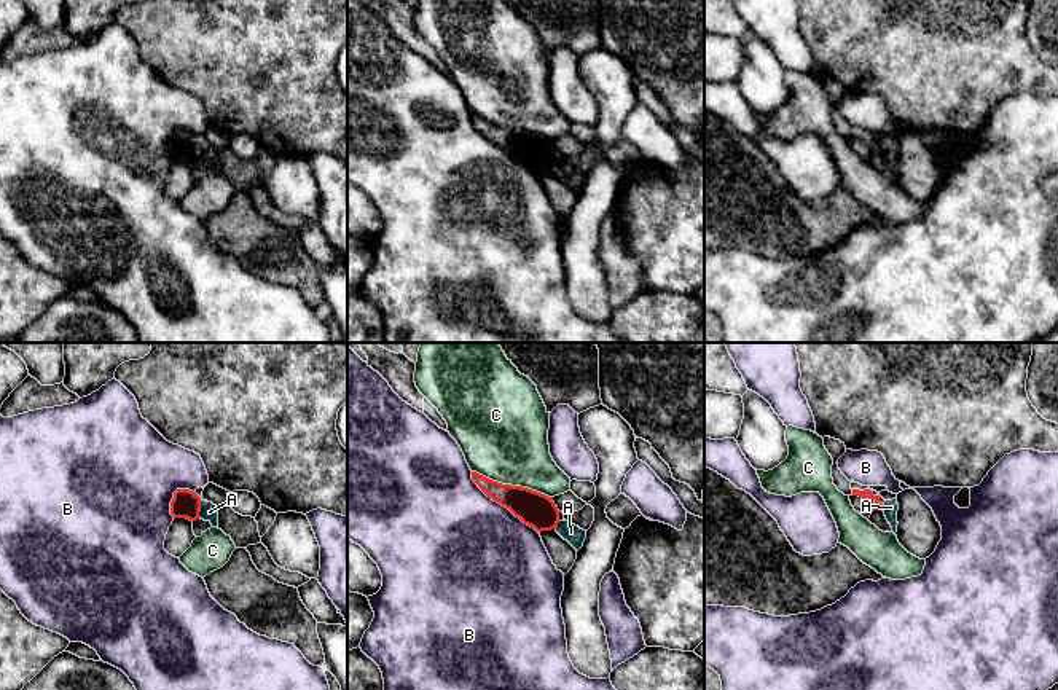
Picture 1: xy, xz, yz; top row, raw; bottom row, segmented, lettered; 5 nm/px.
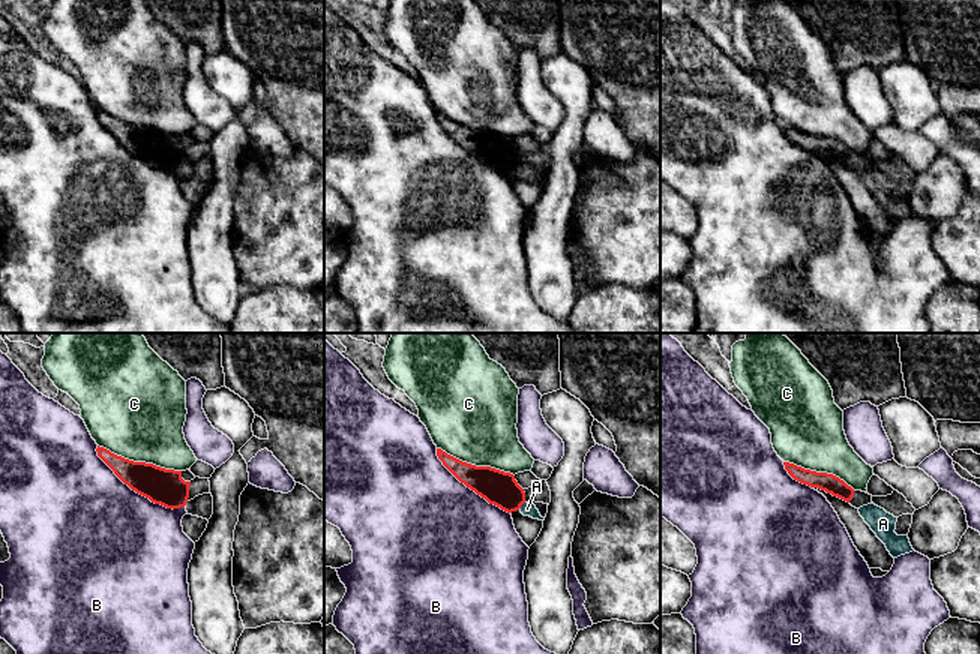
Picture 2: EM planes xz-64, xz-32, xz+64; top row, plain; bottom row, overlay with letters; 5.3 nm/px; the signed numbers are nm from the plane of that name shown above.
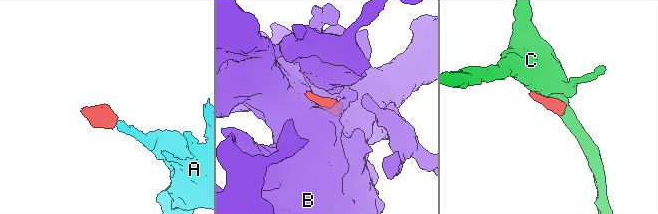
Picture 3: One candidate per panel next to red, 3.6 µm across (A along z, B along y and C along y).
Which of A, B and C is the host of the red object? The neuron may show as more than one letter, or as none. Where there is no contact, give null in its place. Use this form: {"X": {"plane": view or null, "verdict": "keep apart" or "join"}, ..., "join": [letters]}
{"A": {"plane": "xy", "verdict": "join"}, "B": {"plane": "xz", "verdict": "keep apart"}, "C": {"plane": "xz", "verdict": "keep apart"}, "join": ["A"]}

